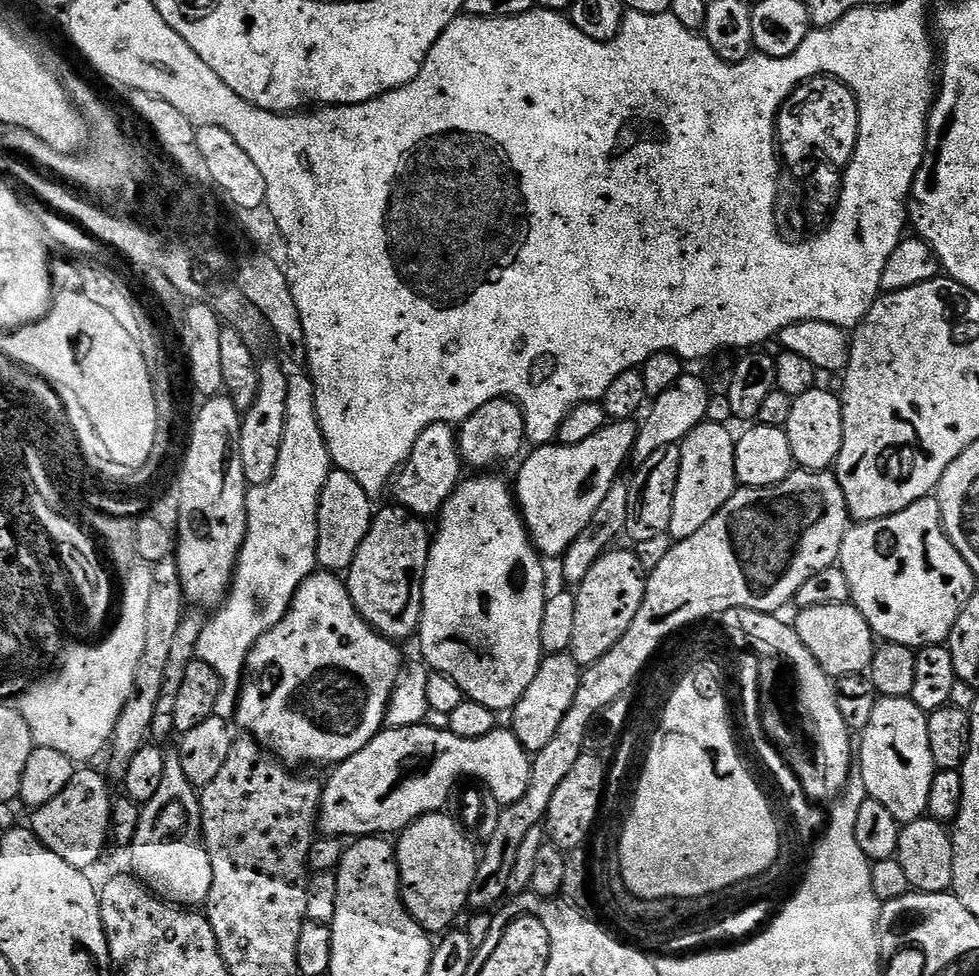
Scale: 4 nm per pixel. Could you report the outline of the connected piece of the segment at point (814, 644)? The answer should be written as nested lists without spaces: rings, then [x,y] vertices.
[[[851,603],[838,606],[814,606],[801,608],[795,613],[794,627],[798,638],[806,642],[806,650],[814,654],[814,658],[833,678],[841,676],[858,676],[867,673],[872,667],[874,651],[874,633],[862,618],[862,614]]]

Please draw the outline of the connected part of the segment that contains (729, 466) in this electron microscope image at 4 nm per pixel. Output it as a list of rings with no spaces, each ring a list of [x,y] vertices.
[[[702,423],[680,444],[680,469],[678,486],[674,490],[674,510],[670,510],[670,526],[667,535],[673,541],[698,534],[722,506],[734,495],[738,487],[734,454],[736,440],[722,424]]]

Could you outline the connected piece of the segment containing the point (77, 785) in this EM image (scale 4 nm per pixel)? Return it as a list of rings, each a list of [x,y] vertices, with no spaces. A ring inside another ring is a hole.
[[[84,766],[76,771],[74,778],[70,778],[66,790],[62,790],[58,798],[50,798],[46,806],[31,813],[30,830],[46,847],[54,850],[62,862],[70,862],[70,866],[81,870],[92,870],[104,847],[110,844],[113,803],[114,796],[108,793],[107,782],[92,766]]]

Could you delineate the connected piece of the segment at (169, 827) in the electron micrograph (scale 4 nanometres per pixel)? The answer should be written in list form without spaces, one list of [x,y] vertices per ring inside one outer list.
[[[179,755],[165,759],[162,786],[158,786],[158,794],[143,805],[130,851],[131,871],[149,892],[173,906],[183,906],[188,910],[207,905],[214,870],[204,845],[200,798],[186,774],[182,774]]]

